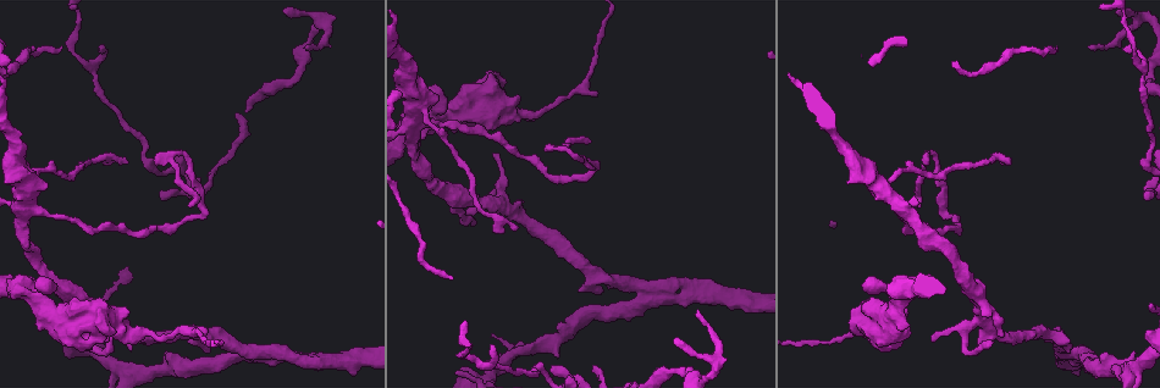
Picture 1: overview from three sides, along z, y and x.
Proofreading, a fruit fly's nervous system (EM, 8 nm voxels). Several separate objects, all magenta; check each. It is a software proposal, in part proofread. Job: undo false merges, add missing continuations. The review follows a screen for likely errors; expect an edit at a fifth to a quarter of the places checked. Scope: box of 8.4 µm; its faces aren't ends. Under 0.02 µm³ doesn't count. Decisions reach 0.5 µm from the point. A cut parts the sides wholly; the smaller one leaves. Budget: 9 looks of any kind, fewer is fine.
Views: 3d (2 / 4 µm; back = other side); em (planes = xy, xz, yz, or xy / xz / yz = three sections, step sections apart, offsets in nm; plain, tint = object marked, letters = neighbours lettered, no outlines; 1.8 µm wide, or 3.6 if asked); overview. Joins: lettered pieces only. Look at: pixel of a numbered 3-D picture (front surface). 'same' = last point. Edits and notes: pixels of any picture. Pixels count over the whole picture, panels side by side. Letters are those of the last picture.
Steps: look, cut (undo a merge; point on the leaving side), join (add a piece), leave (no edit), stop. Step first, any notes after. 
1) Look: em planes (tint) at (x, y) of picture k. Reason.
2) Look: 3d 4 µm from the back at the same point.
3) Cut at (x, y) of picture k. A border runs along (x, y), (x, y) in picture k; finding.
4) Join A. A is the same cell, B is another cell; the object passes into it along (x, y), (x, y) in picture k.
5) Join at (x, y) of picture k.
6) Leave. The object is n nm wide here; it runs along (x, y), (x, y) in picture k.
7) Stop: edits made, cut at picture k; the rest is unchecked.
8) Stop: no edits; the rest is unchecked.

Look: em 3.6 µm yz step 8 (plain) at (640, 299) of picture 1. Sharp bend.

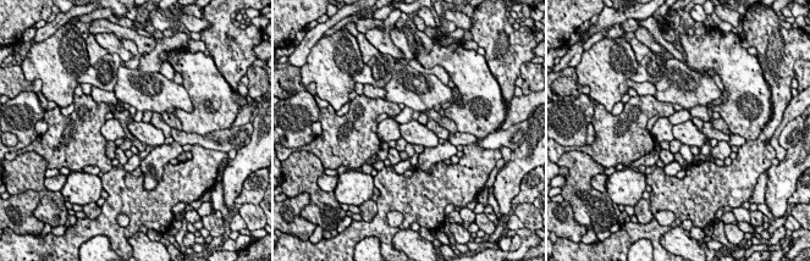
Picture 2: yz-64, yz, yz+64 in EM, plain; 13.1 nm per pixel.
Look: em 3.6 µm yz step 8 (letters) at the same point.

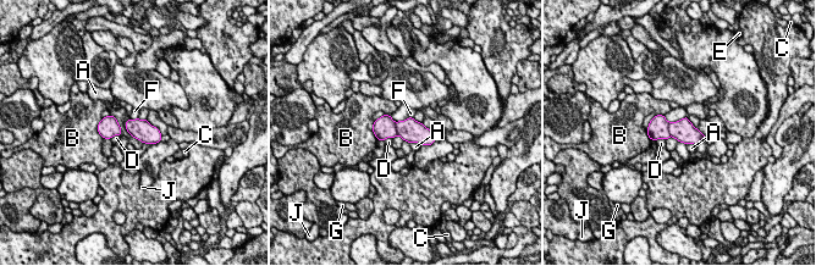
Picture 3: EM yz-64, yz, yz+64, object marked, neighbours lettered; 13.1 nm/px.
Leave. A, B, C, D, E, F, G and J are other cells; a border runs along (127, 118), (126, 129), (143, 143) in picture 3; continuous, no second neuron.

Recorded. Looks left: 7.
Look: 3d 2 µm at (308, 48) of picture 1. Free end.

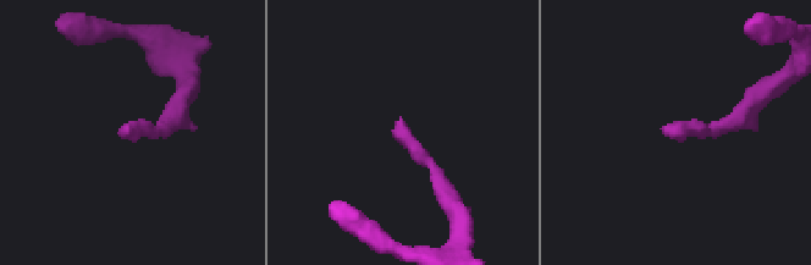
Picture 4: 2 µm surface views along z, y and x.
Look: em planes (letters) at (400, 117) of picture 4.

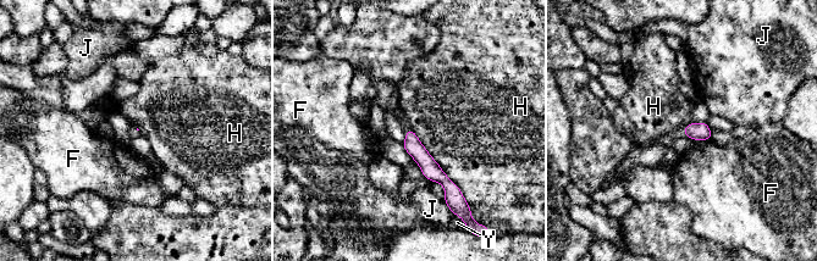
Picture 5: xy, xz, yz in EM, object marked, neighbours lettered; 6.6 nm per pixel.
Leave. The longest contact is with H, 550 nm; F, H, J and Y are other cells; it runs along (408, 134), (447, 190) in picture 5; no lettered piece goes on from it.

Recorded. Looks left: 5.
Look: em planes (tint) at (165, 199) of picture 1. An open end.

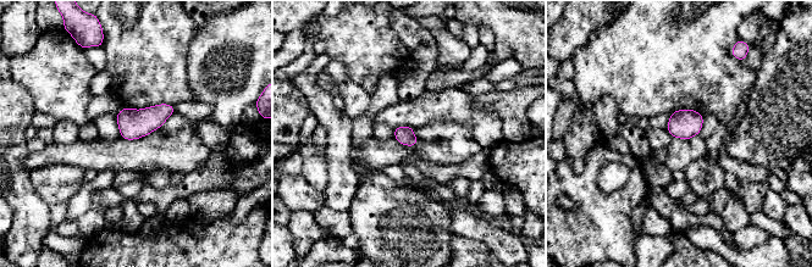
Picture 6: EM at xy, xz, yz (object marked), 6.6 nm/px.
Look: em planes (letters) at the same point. See the neighbours.

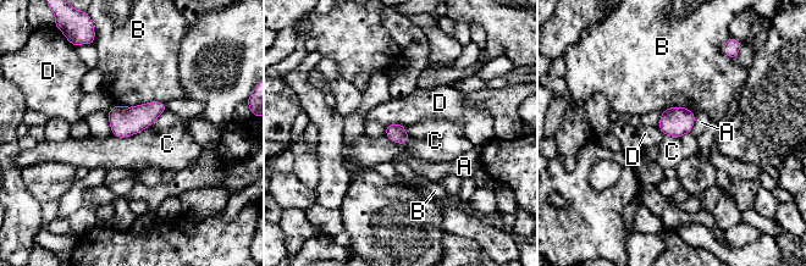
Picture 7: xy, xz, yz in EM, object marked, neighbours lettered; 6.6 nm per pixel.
Leave. A, B, C and D are other cells; none of them fits.

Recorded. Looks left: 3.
Look: 3d 2 µm from the back at (567, 147) of picture 1. Abrupt turn.

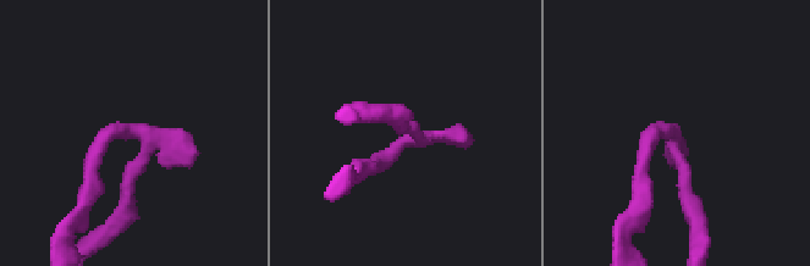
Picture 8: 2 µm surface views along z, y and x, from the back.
Look: em yz step 4 (tint) at (131, 133) of picture 8.

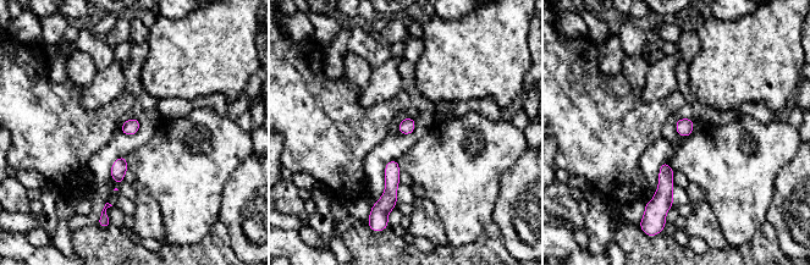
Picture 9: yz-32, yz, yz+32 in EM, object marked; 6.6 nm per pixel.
Look: em planes (letters) at the same point. Cut it another way.

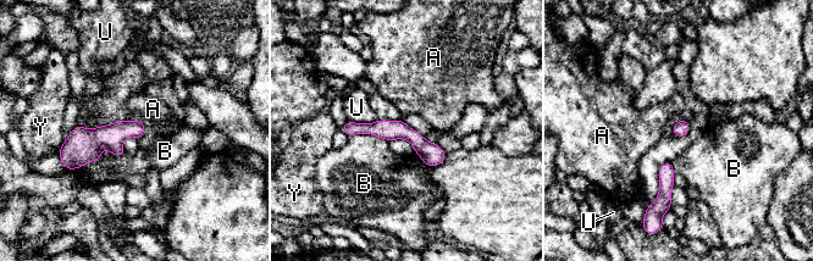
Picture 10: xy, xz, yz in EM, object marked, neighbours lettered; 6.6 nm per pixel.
Leave. A, B, U and Y are other cells; one neuron here.

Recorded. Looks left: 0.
Stop: no edits; the rest is unchecked.

